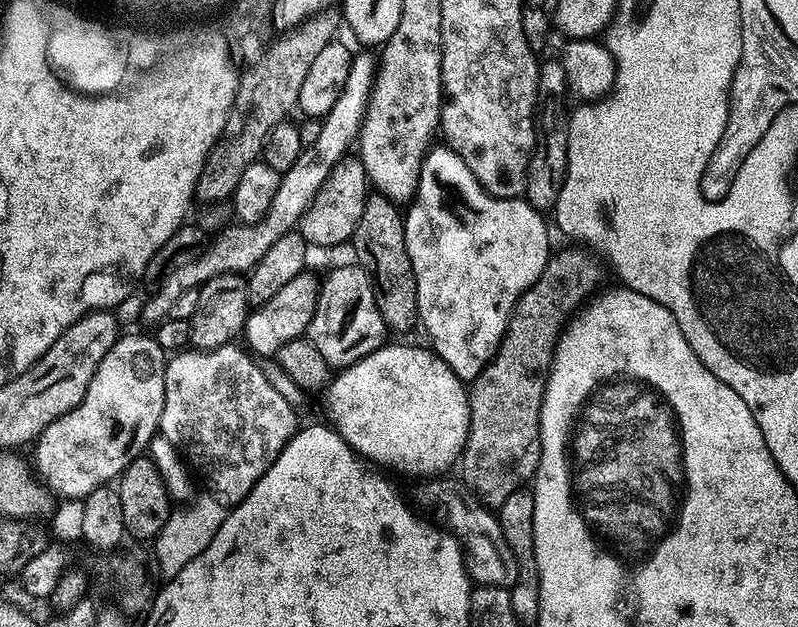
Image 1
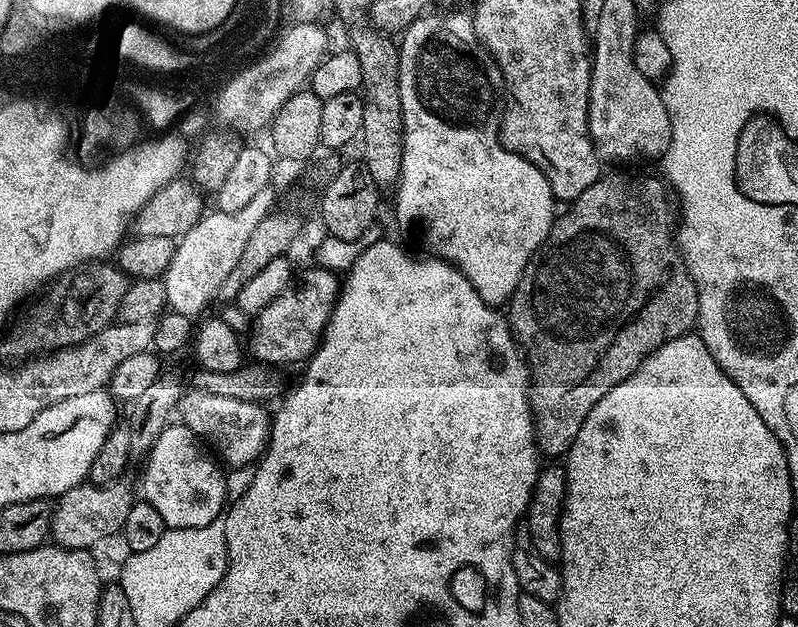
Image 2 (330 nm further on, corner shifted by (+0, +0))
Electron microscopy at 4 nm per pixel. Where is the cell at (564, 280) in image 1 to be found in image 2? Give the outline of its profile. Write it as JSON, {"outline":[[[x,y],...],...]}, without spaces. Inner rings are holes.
{"outline":[[[616,172],[613,176],[601,175],[600,179],[594,182],[594,186],[586,186],[586,190],[582,190],[582,194],[578,194],[578,198],[565,207],[568,209],[565,212],[563,209],[555,217],[547,242],[532,255],[511,300],[507,301],[506,319],[530,369],[530,399],[532,419],[536,421],[536,446],[545,457],[563,457],[574,438],[578,438],[578,430],[582,430],[586,414],[590,414],[590,410],[594,410],[594,406],[598,406],[598,402],[602,402],[602,398],[610,394],[614,386],[618,386],[637,372],[640,364],[655,348],[661,348],[667,340],[687,336],[697,327],[700,318],[698,290],[694,278],[684,264],[684,257],[680,255],[680,245],[676,243],[672,204],[664,200],[665,181],[659,175],[656,176],[627,176],[624,172]]]}

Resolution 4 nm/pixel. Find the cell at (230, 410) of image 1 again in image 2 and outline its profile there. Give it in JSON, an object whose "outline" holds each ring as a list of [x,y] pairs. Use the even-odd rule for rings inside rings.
{"outline":[[[188,390],[183,393],[178,412],[179,415],[184,415],[181,416],[182,423],[225,465],[232,468],[247,468],[255,465],[263,457],[268,446],[270,416],[269,413],[264,413],[259,404],[256,400]]]}

